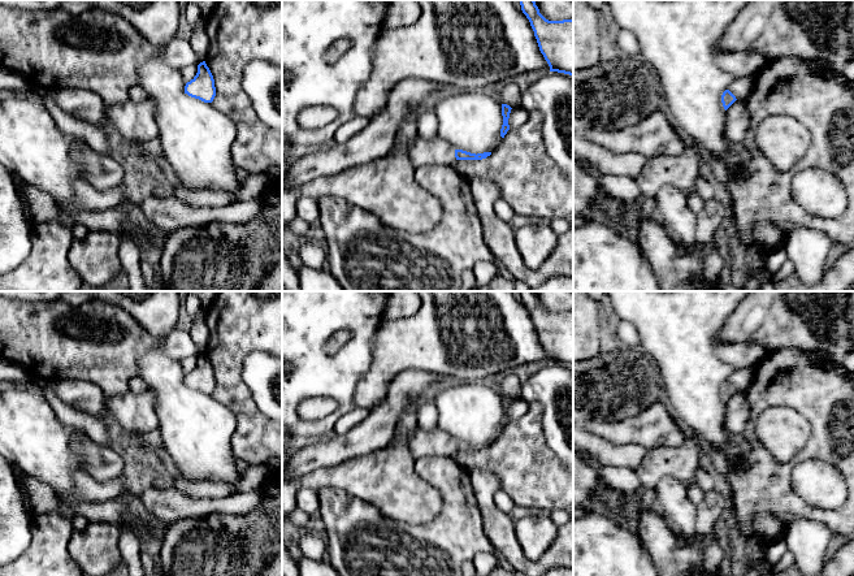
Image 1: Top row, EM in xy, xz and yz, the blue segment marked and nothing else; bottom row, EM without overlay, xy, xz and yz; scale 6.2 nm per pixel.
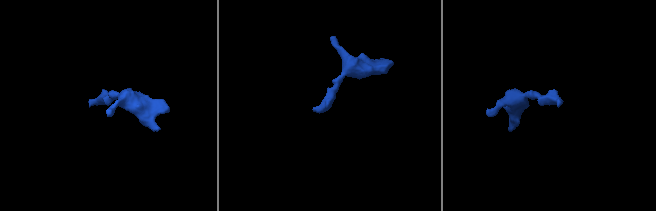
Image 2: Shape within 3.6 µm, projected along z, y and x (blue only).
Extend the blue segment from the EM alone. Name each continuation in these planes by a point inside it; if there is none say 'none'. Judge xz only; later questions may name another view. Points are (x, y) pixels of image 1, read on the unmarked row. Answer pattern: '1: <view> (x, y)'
1: xz (423, 442)

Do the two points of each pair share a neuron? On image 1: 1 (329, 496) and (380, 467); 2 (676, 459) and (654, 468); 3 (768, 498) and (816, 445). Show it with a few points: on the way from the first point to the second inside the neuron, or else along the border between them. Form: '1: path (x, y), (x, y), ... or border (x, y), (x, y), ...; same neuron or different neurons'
1: border (317, 489), (339, 488), (367, 503); different neurons
2: path (671, 462), (659, 463); same neuron
3: path (771, 484), (802, 455); same neuron

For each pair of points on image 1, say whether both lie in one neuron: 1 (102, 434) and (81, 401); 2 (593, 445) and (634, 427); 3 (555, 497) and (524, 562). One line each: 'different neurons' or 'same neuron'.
1: different neurons
2: different neurons
3: different neurons

